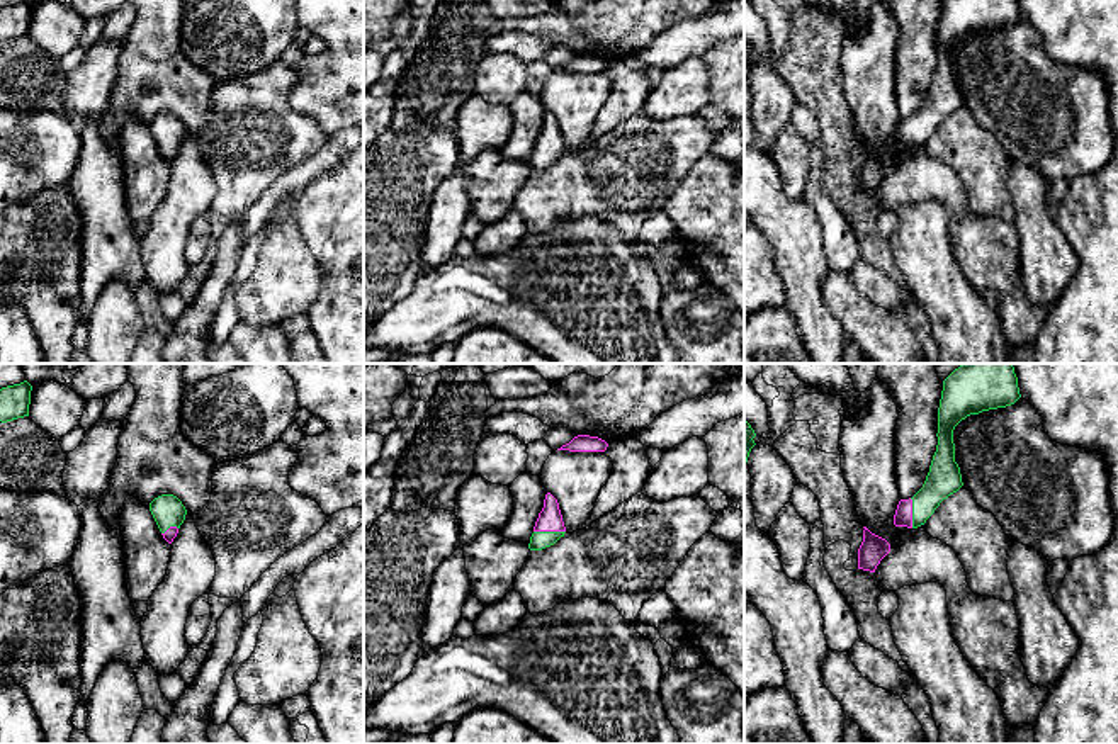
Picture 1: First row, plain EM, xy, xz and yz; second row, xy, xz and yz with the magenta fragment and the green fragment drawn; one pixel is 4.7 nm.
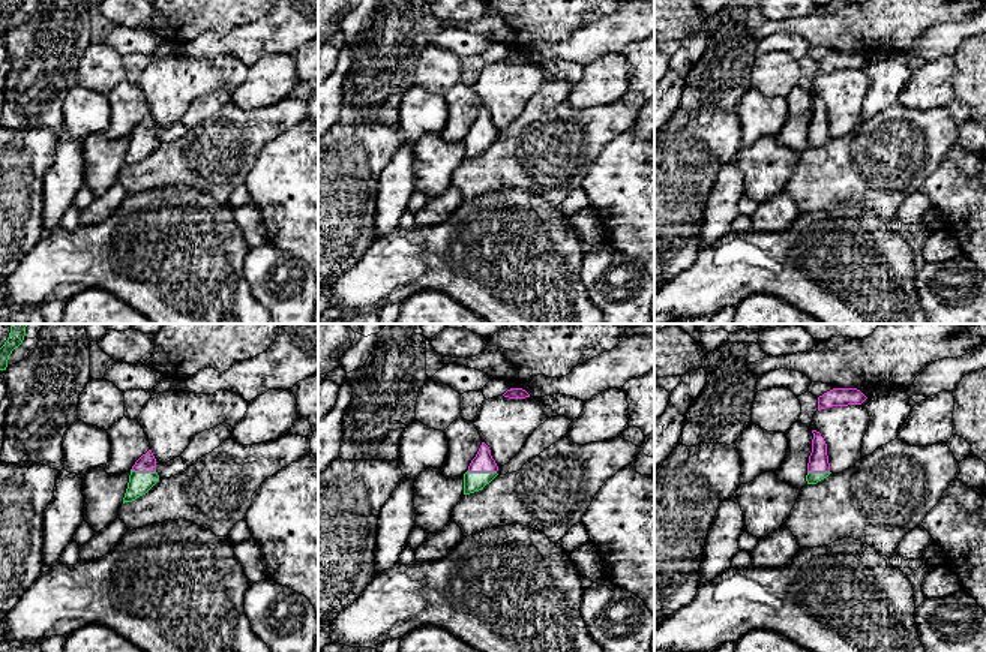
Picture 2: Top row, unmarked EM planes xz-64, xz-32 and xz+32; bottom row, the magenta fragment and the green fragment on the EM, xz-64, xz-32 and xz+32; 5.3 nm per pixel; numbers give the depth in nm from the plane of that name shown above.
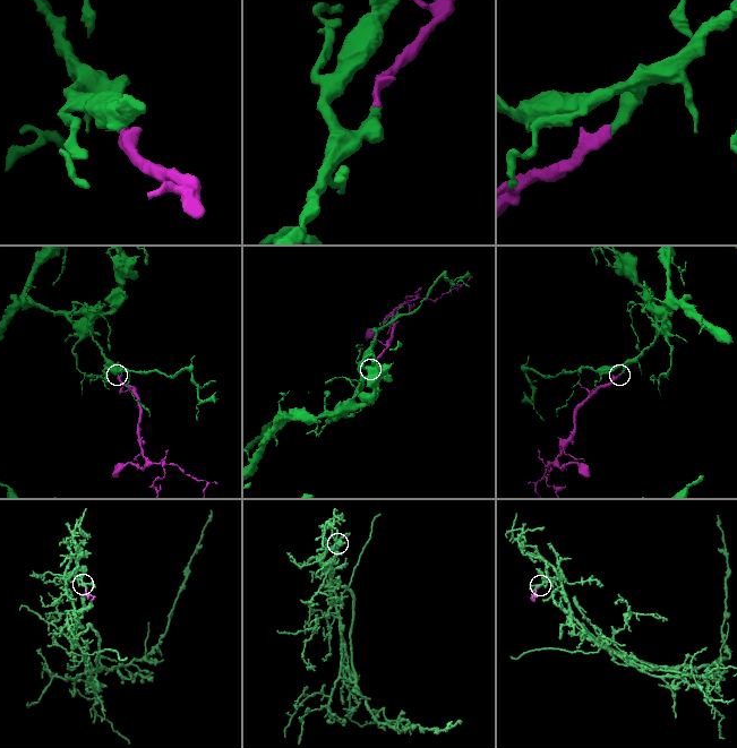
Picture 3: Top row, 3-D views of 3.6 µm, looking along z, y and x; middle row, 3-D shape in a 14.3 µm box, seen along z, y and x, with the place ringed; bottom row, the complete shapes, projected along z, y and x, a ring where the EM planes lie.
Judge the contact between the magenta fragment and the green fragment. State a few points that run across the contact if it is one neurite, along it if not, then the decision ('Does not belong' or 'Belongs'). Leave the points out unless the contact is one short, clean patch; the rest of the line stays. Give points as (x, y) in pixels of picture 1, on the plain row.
Belongs

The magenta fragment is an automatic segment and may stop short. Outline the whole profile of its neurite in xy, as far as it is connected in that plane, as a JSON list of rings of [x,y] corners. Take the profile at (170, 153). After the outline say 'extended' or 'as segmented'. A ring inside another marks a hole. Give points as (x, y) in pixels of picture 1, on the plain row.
[[[161,114],[150,122],[150,131],[163,158],[172,163],[187,134],[182,121],[173,114]]]; extended

